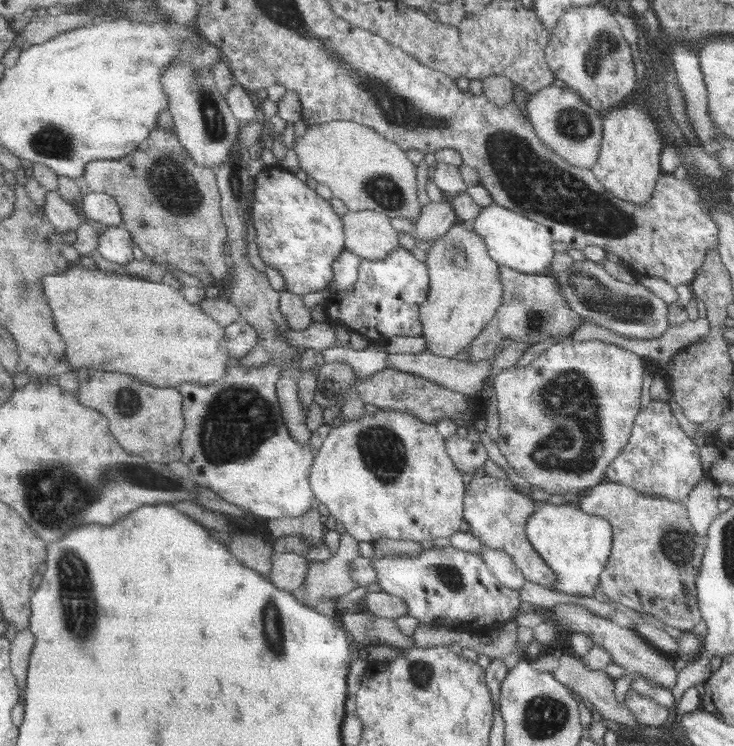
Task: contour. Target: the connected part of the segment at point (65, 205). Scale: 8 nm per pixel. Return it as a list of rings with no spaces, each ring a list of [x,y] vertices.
[[[48,191],[44,209],[56,232],[72,236],[82,225],[79,210],[67,202],[58,191]]]

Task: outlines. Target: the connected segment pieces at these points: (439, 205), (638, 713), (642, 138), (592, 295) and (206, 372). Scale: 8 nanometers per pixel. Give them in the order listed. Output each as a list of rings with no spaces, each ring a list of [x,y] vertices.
[[[443,195],[441,201],[431,201],[422,207],[413,236],[426,242],[433,242],[437,237],[447,234],[455,222],[457,213],[449,203],[447,195]]]
[[[627,690],[624,696],[627,709],[633,713],[635,720],[645,726],[661,727],[667,722],[669,708],[651,702],[645,696],[637,696],[633,690]]]
[[[632,100],[603,112],[600,152],[590,168],[593,176],[608,193],[629,203],[643,205],[653,192],[655,179],[661,173],[659,156],[666,141],[647,110],[640,111]]]
[[[573,261],[569,270],[565,274],[555,276],[558,290],[565,298],[569,310],[573,310],[583,323],[593,323],[594,325],[606,328],[619,336],[630,339],[651,339],[658,337],[668,328],[667,322],[667,303],[657,298],[655,294],[648,292],[641,284],[625,284],[614,280],[599,263],[589,261]]]
[[[73,264],[61,276],[47,276],[42,284],[55,312],[57,330],[67,343],[67,356],[71,370],[97,368],[111,372],[127,372],[140,381],[156,387],[177,388],[186,382],[209,385],[221,381],[232,365],[228,343],[225,342],[226,328],[197,304],[185,300],[181,290],[157,284],[145,279],[135,280],[133,275],[102,271]]]

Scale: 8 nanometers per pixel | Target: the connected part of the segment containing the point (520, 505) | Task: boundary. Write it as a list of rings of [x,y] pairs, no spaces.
[[[488,475],[472,479],[464,499],[464,520],[471,526],[471,533],[480,538],[483,544],[492,550],[507,554],[525,581],[549,589],[554,588],[553,570],[548,568],[548,564],[537,554],[526,533],[527,521],[534,514],[535,506],[527,496],[511,490],[509,485],[510,482],[506,479],[499,480]]]

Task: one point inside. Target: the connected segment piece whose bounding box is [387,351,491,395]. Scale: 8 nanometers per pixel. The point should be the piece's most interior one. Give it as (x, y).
(464, 376)

